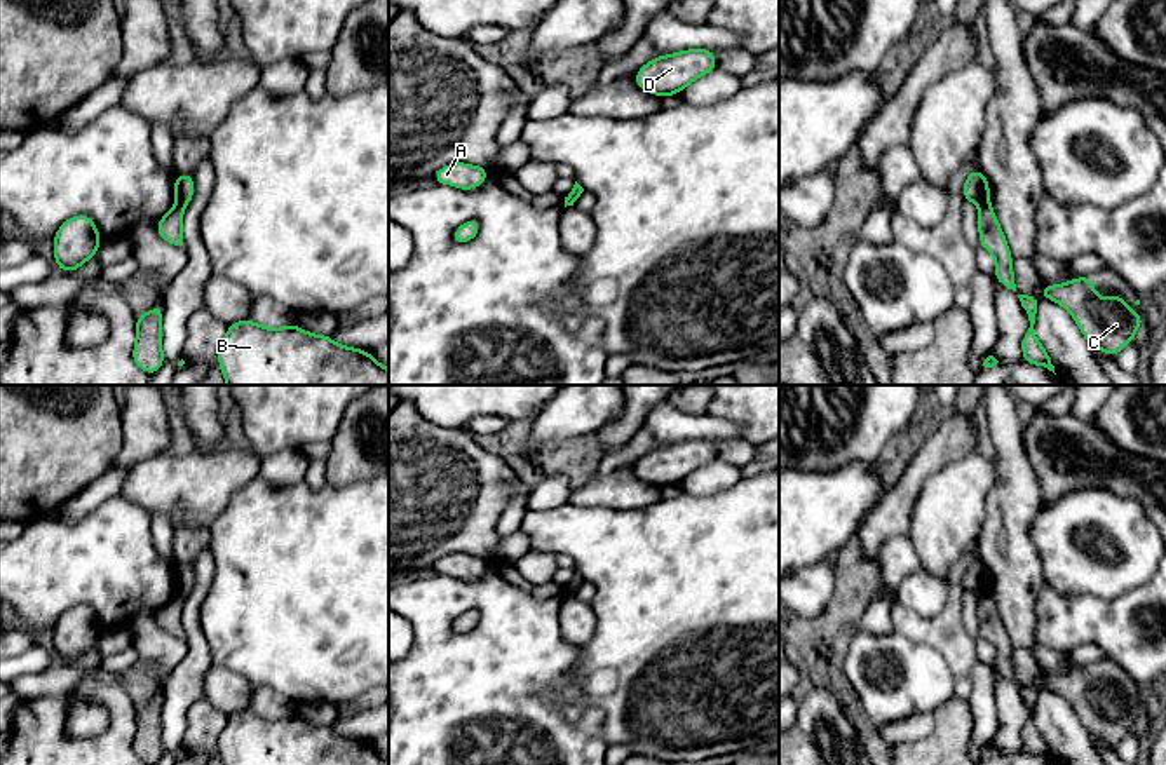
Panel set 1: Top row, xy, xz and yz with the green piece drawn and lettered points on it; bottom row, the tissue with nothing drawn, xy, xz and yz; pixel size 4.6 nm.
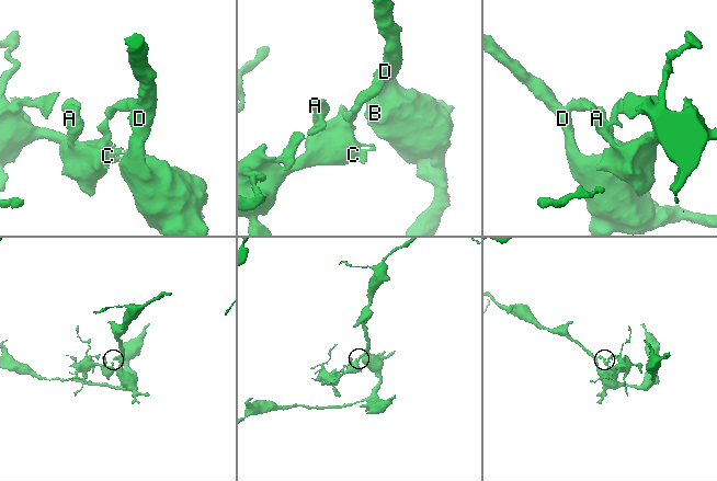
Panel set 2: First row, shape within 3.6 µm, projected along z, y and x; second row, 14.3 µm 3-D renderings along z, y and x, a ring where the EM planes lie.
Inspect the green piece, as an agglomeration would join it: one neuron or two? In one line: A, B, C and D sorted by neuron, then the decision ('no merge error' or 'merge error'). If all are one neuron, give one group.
A C / B D | merge error

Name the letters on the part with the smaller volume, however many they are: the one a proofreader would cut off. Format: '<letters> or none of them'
A, C

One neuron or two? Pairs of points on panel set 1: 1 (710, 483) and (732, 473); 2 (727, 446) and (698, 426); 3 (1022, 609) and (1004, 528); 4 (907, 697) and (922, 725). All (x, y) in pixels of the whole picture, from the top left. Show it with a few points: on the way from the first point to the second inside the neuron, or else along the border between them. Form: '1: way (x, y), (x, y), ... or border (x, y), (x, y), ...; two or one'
1: way (715, 478), (727, 474); one
2: border (739, 438), (715, 441); two
3: way (1015, 589), (1015, 570), (1006, 548); one
4: border (929, 711), (891, 720), (879, 729); two

